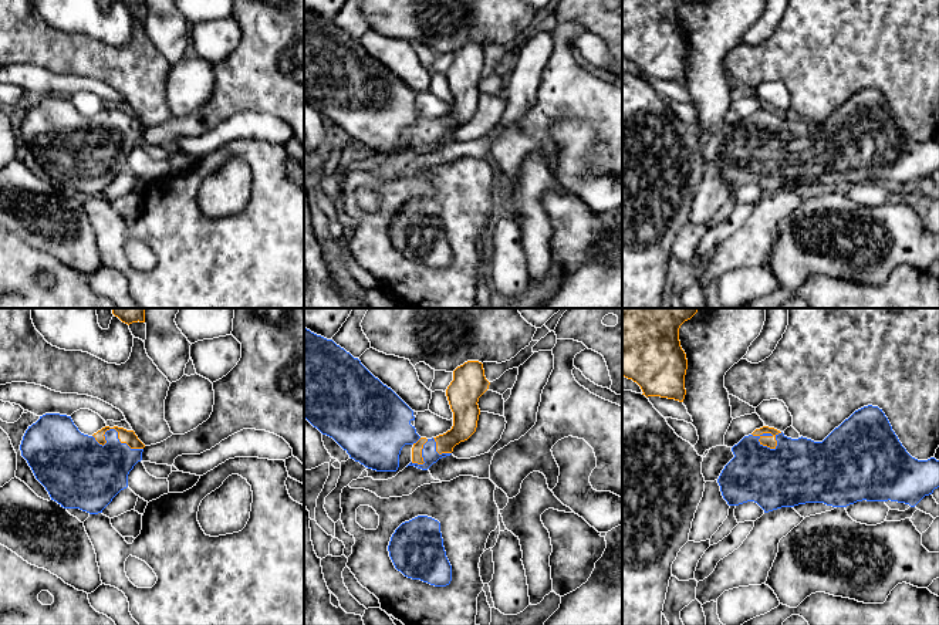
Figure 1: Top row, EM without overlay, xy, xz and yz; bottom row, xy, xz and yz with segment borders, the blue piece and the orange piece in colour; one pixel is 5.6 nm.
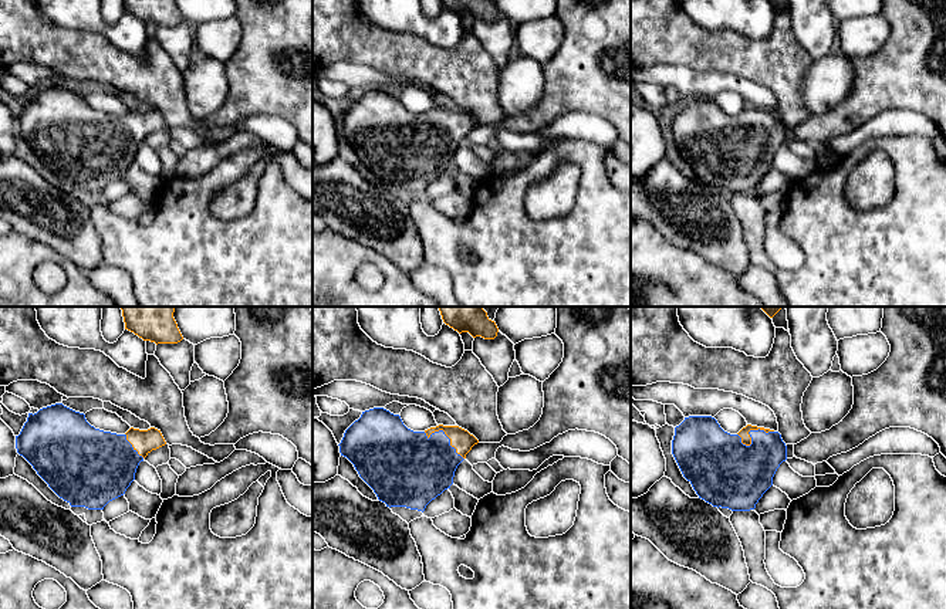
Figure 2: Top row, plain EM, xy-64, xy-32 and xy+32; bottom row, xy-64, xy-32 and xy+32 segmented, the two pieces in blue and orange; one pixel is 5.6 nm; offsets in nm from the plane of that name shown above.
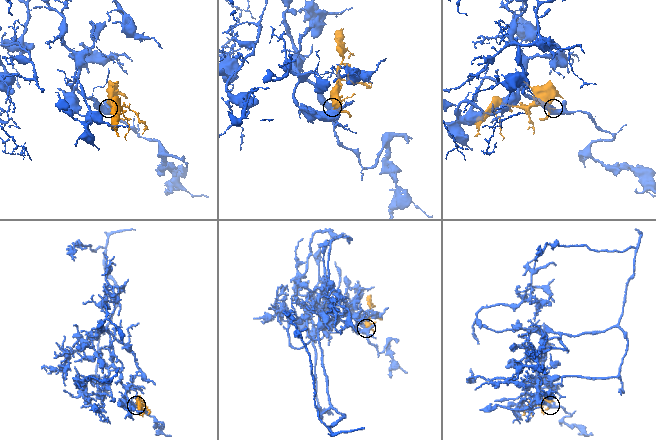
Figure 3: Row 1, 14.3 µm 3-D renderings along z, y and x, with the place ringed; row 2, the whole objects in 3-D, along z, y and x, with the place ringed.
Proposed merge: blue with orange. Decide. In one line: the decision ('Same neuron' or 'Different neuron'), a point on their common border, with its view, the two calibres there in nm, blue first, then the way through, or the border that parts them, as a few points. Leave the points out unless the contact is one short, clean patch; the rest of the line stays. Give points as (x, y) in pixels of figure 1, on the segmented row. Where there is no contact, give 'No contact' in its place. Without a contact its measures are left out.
Same neuron. Touches blue at yz (766, 435). Thickness 340 nm (blue) against 70 nm. Path across: yz (777, 477), (776, 441), (766, 435), (770, 442)

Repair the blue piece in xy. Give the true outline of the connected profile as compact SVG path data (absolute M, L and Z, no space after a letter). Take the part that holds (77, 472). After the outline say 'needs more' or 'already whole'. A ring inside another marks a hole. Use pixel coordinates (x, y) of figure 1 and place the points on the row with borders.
M60 413L40 416L28 426L20 445L21 456L51 500L64 509L80 509L89 514L102 513L128 487L128 474L142 460L143 447L134 430L105 426L88 436L78 430L71 416Z | needs more

